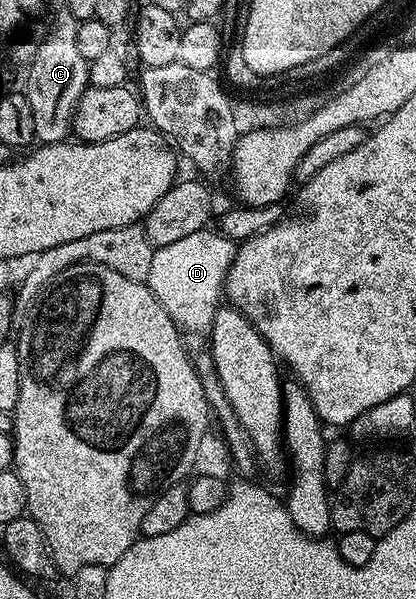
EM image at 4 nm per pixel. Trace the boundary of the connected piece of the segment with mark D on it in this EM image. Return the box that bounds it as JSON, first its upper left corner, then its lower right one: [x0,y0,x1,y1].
[146,229,236,335]

